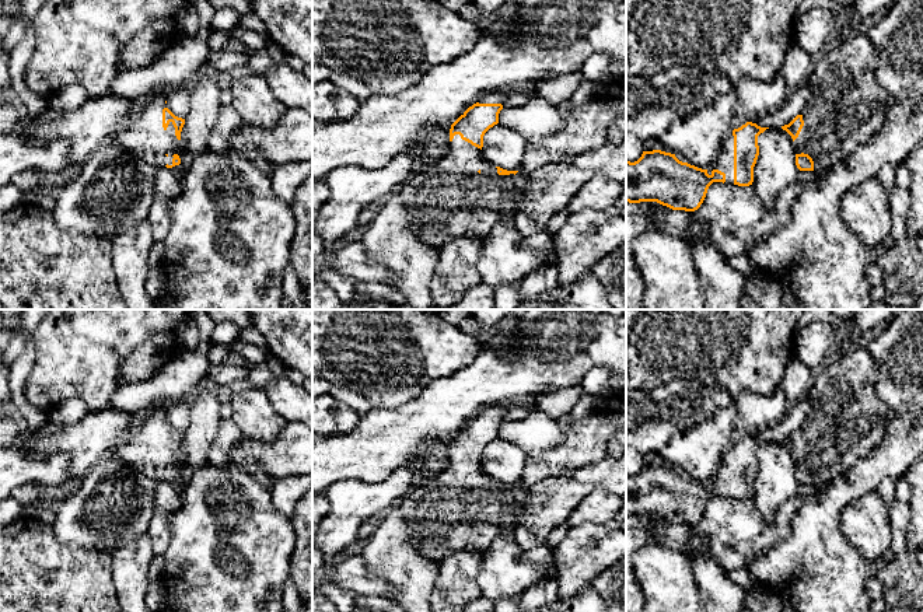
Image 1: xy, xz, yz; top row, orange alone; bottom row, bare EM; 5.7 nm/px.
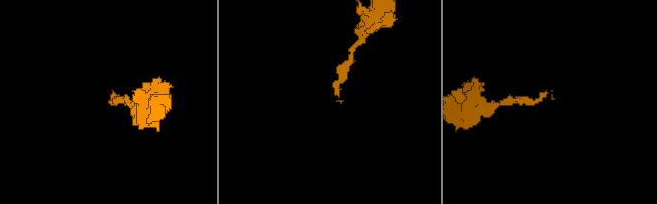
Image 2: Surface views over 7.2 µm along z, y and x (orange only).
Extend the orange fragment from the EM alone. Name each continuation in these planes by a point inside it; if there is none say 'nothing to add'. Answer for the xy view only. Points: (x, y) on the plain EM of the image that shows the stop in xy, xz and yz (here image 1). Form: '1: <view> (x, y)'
1: xy (144, 451)

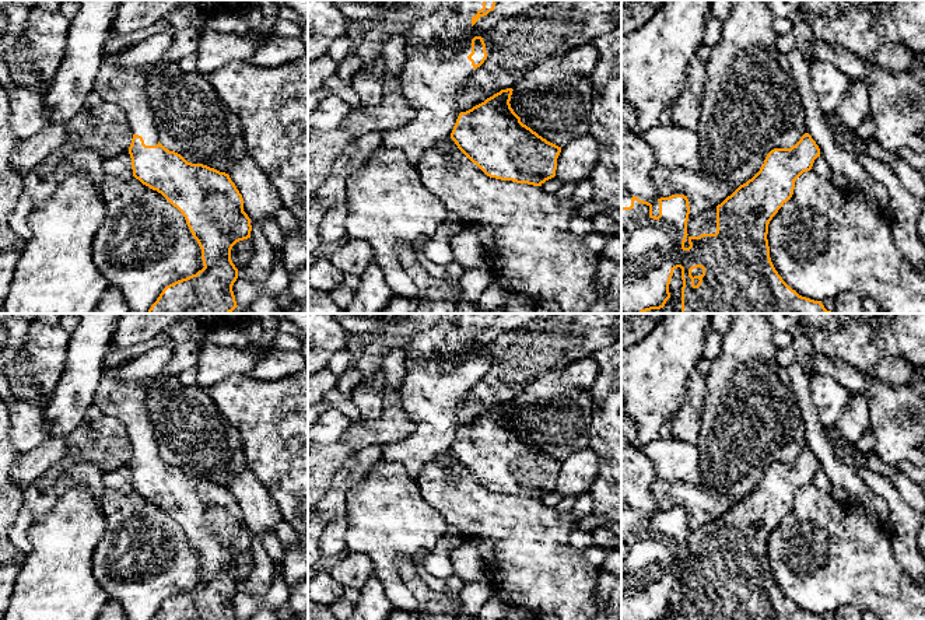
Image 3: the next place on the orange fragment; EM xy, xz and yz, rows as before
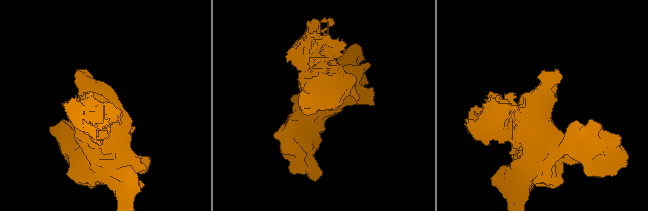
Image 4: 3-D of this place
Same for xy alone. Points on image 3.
1: xy (126, 402)

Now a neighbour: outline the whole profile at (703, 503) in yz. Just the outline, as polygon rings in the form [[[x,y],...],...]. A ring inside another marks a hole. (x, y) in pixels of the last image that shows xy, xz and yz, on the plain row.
[[[661,479],[654,481],[652,494],[658,512],[684,508],[689,512],[690,529],[716,521],[740,500],[702,483],[673,483]]]

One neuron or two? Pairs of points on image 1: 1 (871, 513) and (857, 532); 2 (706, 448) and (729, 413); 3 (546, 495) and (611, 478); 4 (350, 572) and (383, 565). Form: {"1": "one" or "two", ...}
{"1": "one", "2": "one", "3": "one", "4": "two"}

